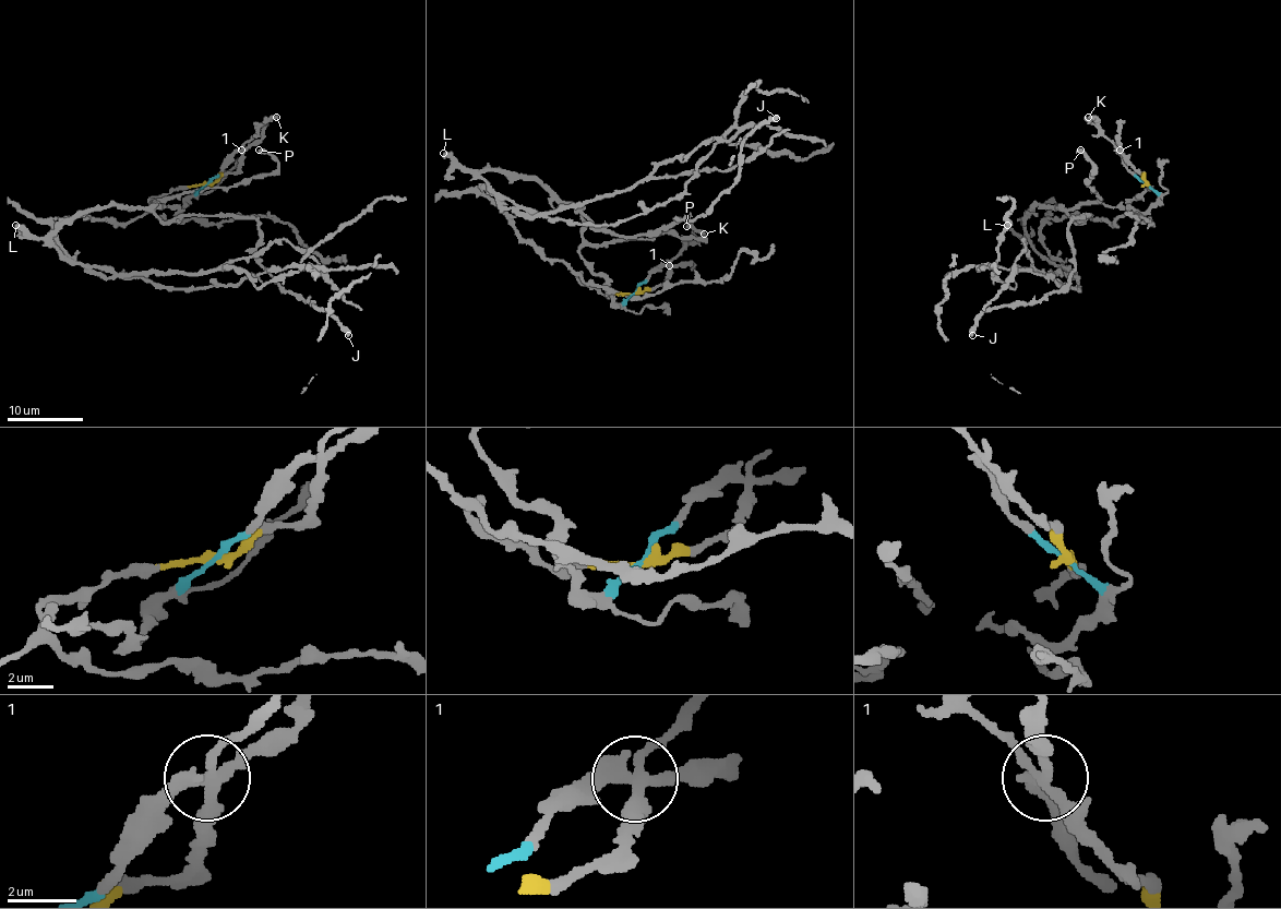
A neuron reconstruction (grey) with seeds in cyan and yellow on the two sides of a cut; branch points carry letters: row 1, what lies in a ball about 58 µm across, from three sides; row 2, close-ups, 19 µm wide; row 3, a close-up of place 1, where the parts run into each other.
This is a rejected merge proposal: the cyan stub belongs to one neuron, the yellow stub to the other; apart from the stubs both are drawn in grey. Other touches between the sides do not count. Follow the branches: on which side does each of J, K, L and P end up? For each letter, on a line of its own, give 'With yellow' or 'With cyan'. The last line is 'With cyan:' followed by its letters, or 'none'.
J: With cyan
K: With yellow
L: With cyan
P: With cyan
With cyan: J, L, P

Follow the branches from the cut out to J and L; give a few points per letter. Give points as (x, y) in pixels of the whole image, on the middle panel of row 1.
J: (634, 292), (618, 303), (579, 252), (582, 216), (619, 236), (703, 216), (734, 182), (741, 144), (777, 118)
L: (634, 292), (618, 303), (593, 272), (579, 252), (583, 226), (570, 205), (538, 182), (461, 169), (443, 152)

